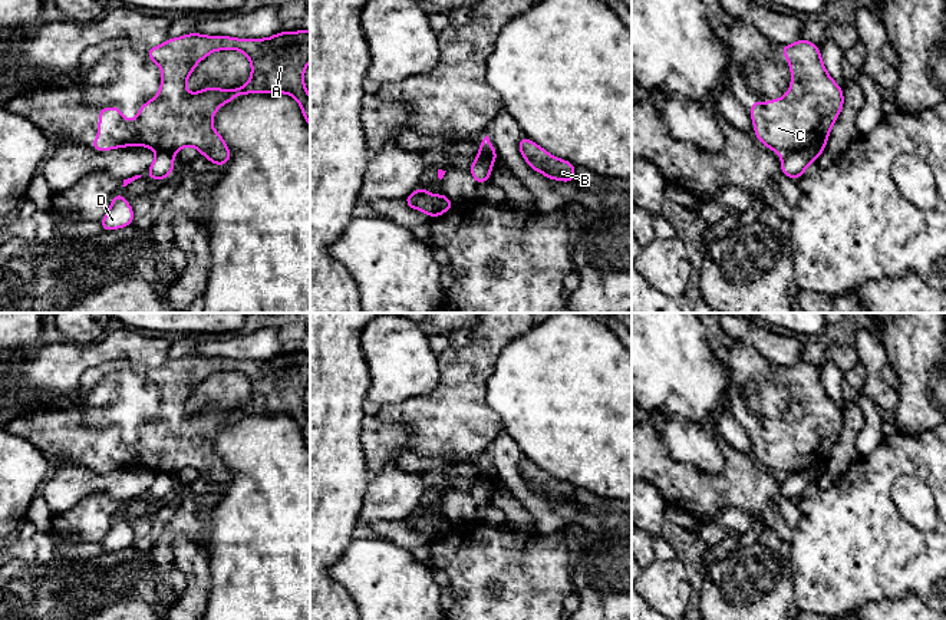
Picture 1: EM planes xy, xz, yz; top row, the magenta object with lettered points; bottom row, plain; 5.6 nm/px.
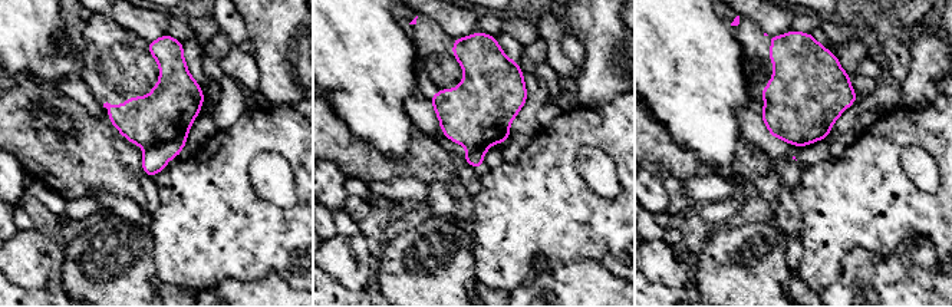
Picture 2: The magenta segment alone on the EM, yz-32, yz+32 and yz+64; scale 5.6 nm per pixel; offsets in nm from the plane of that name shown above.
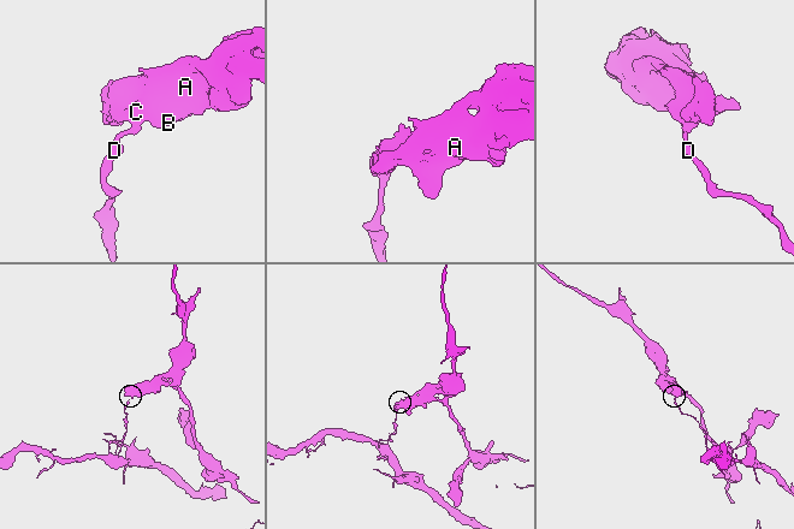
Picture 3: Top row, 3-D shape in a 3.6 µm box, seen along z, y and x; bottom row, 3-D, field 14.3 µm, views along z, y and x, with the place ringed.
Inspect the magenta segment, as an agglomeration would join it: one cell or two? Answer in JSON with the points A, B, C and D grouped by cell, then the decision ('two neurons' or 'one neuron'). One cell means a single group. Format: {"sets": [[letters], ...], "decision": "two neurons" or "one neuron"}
{"sets": [["A", "B", "C"], ["D"]], "decision": "two neurons"}

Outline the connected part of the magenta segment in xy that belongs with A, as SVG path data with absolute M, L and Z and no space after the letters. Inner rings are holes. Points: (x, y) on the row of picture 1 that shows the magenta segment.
M281 30L267 39L188 33L149 47L146 57L162 70L159 92L141 106L134 121L125 119L116 106L99 109L99 135L90 145L95 151L141 145L175 155L189 145L223 166L231 151L211 121L220 106L247 93L293 96L310 126L310 96L303 79L310 62L310 30ZM224 49L240 50L250 59L250 80L235 89L207 86L188 93L185 83L194 67L210 53Z

